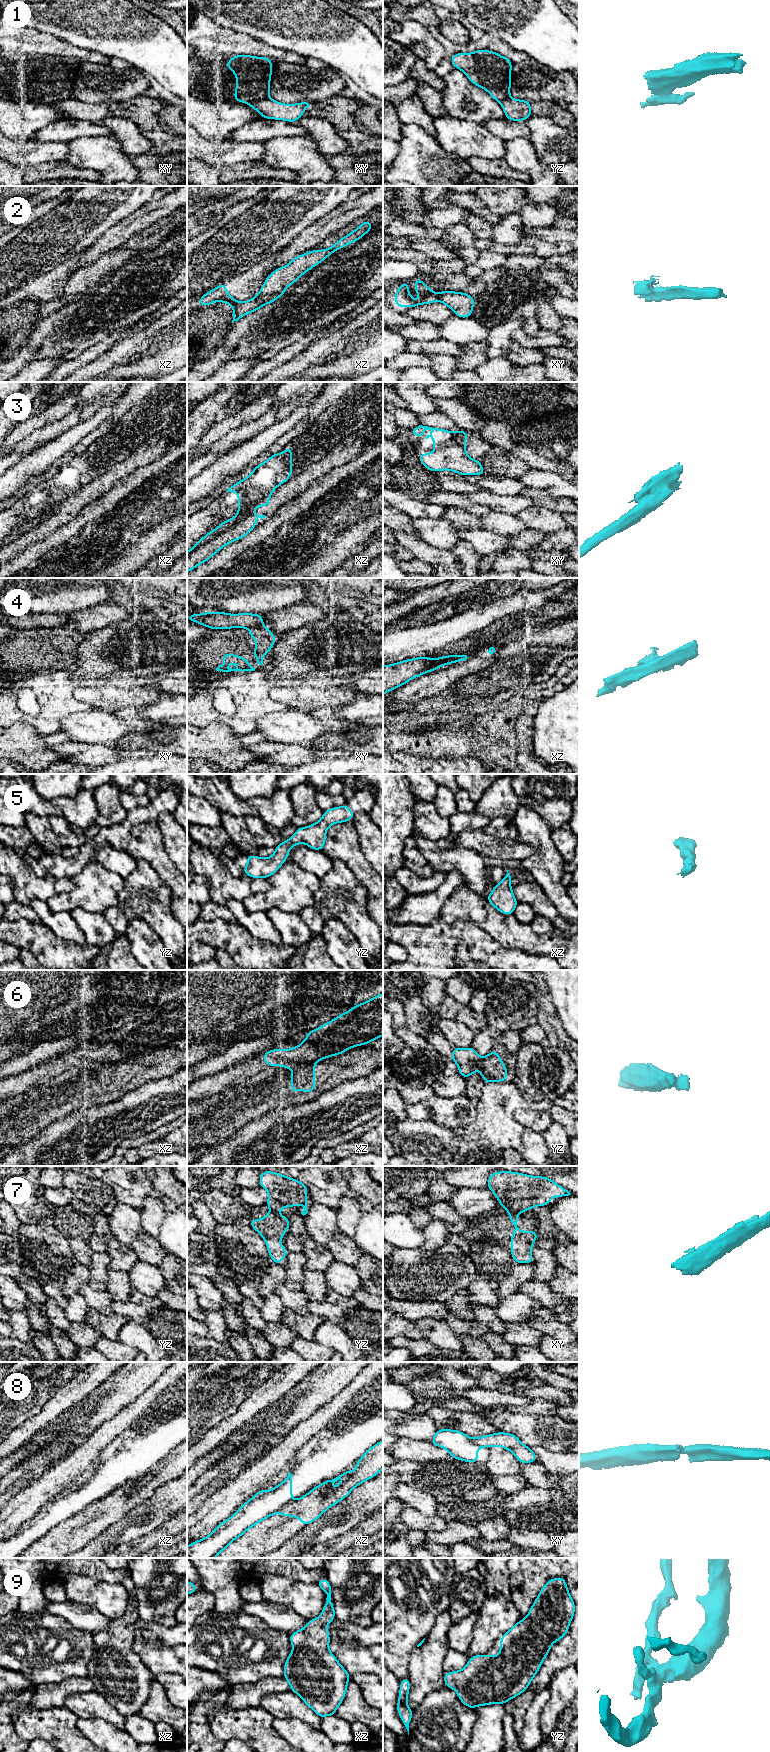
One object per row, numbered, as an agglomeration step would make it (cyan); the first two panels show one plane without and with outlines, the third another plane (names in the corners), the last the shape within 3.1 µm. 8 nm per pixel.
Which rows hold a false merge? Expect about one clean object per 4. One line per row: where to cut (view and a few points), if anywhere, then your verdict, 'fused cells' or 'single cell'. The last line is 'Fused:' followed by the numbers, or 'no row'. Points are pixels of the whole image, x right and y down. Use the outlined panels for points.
1: cut xy (267, 97), (248, 103); fused cells
2: cut xz (240, 303), (233, 311); fused cells
3: cut xz (269, 495), (261, 498), (237, 515); fused cells
4: cut xy (261, 625), (249, 628); fused cells
5: cut none; single cell
6: cut xz (314, 1061), (302, 1064), (296, 1068); fused cells
7: cut xy (508, 1211), (517, 1213); fused cells
8: cut xz (292, 1501), (287, 1503), (278, 1512); fused cells
9: cut none; single cell
Fused: 1, 2, 3, 4, 6, 7, 8

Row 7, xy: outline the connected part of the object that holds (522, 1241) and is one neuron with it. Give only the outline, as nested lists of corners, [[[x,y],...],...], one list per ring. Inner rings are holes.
[[[508,1212],[510,1222],[514,1226],[514,1234],[510,1236],[512,1249],[510,1253],[513,1261],[516,1263],[530,1264],[533,1263],[531,1250],[534,1241],[538,1238],[538,1231],[519,1231],[518,1230],[518,1213]]]

